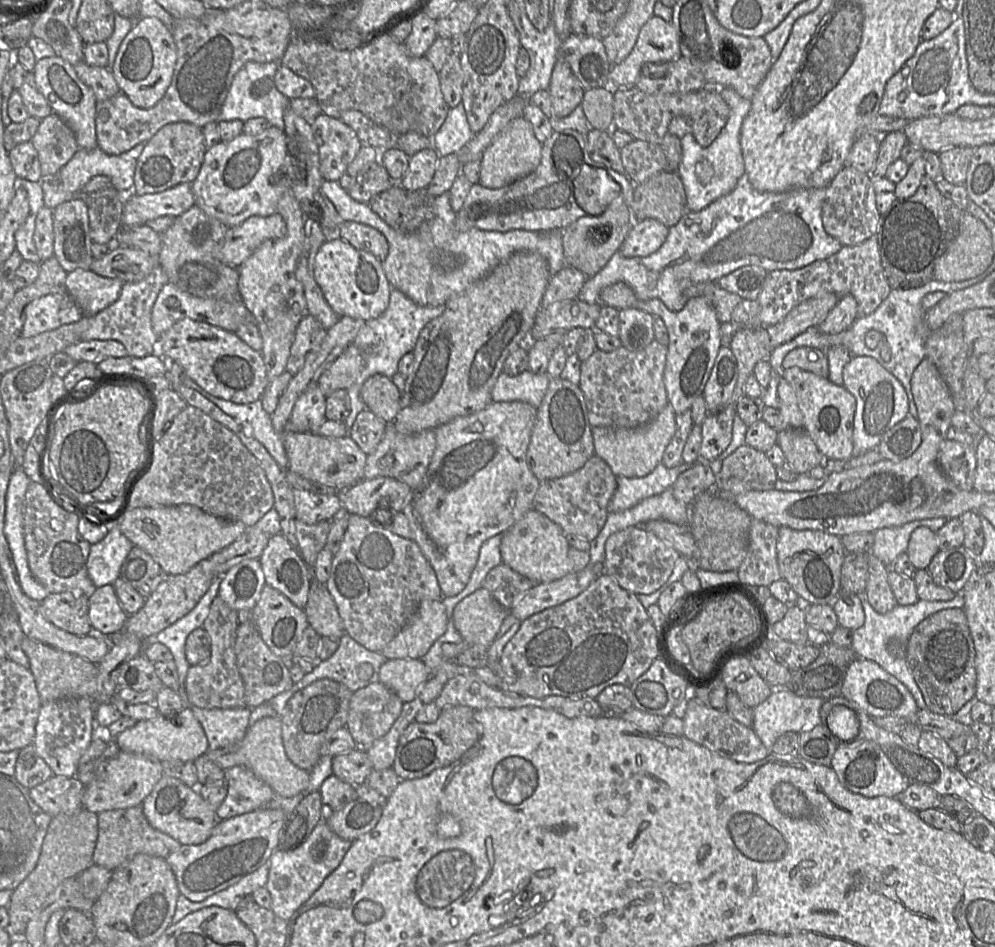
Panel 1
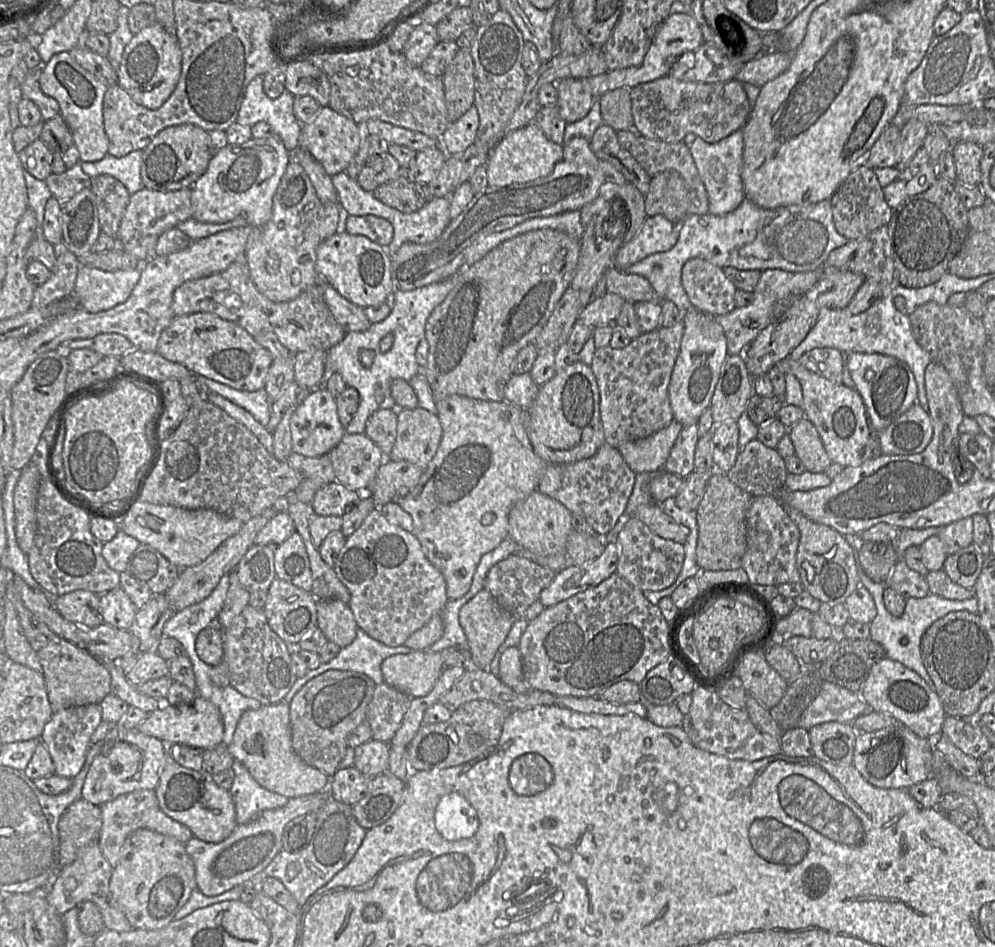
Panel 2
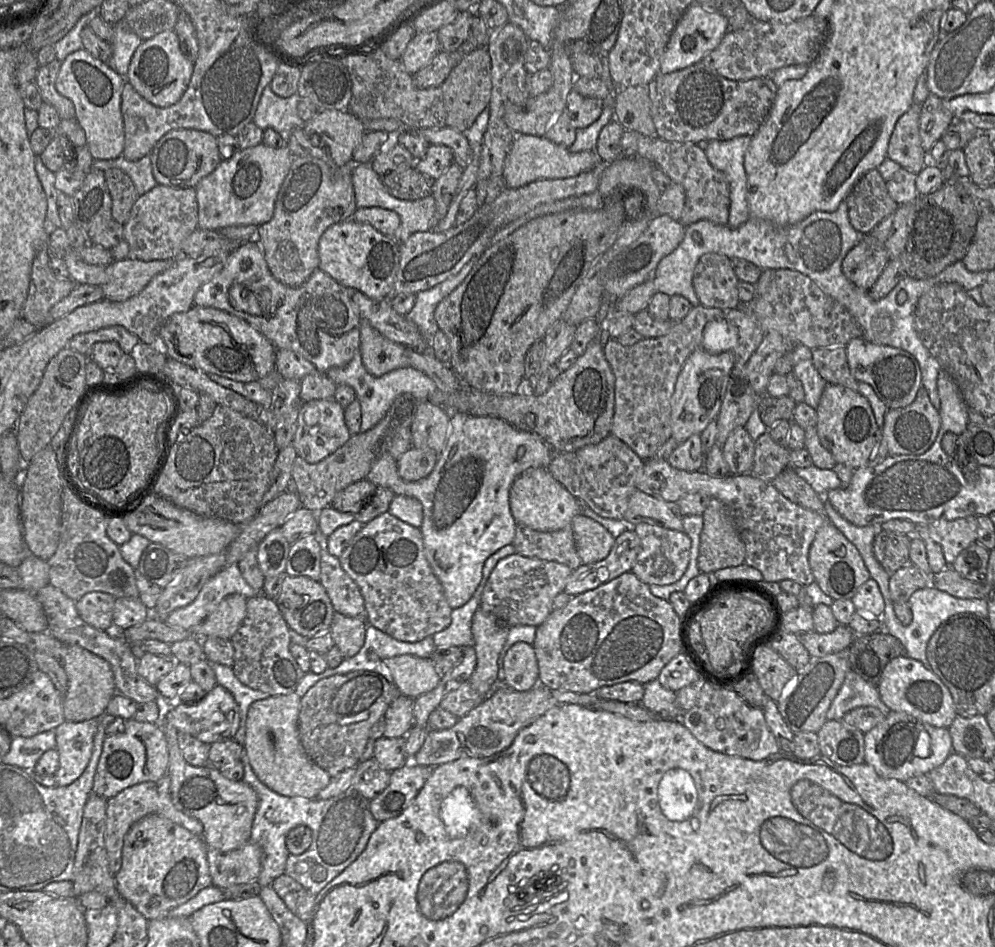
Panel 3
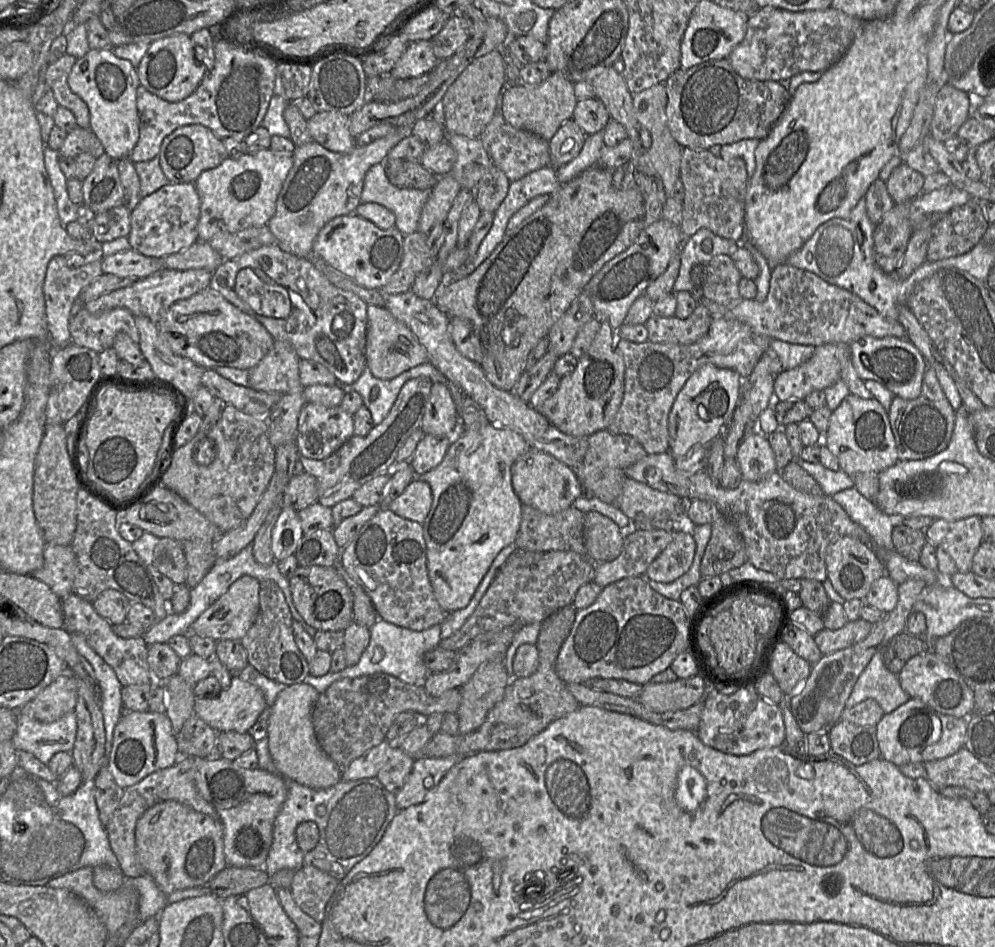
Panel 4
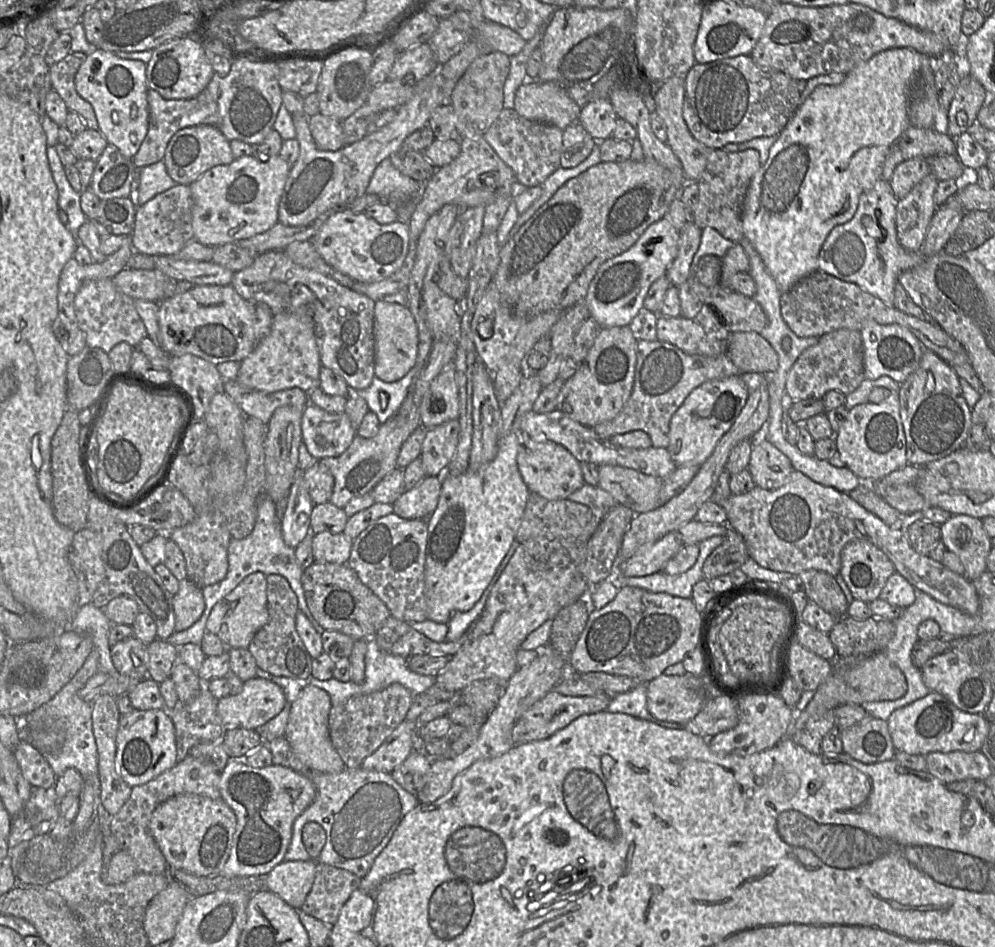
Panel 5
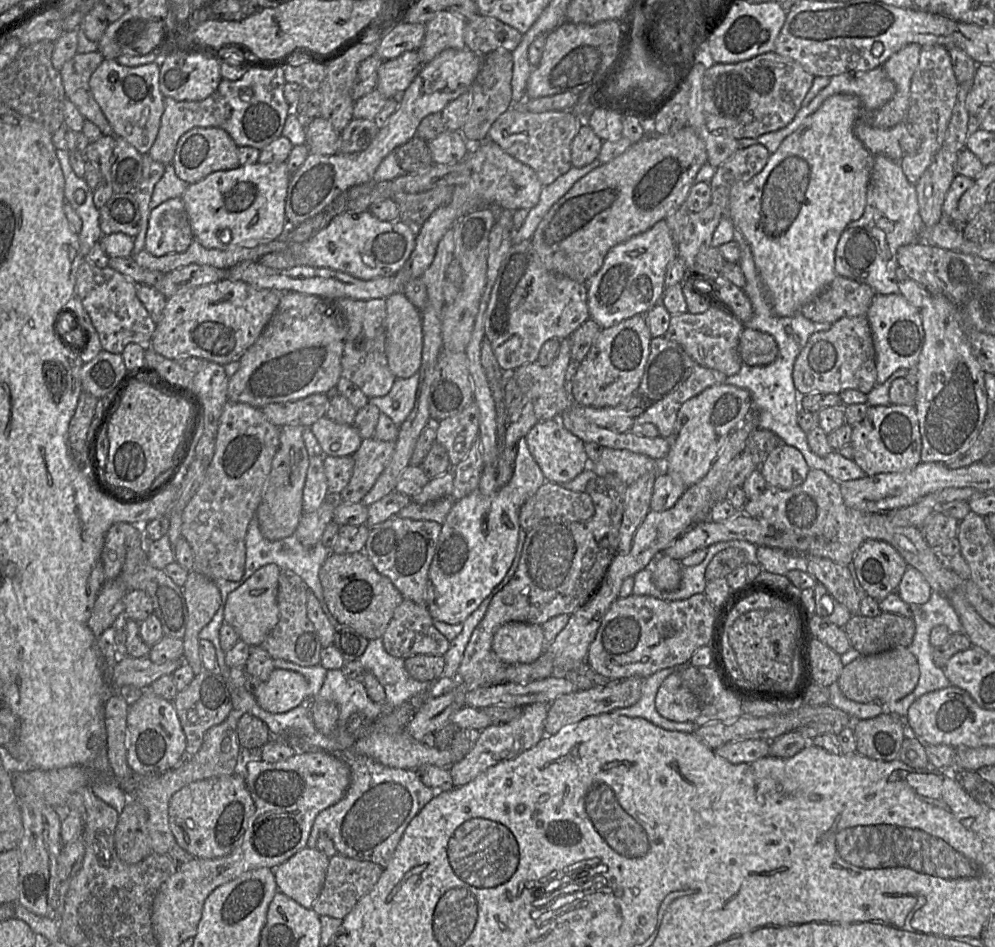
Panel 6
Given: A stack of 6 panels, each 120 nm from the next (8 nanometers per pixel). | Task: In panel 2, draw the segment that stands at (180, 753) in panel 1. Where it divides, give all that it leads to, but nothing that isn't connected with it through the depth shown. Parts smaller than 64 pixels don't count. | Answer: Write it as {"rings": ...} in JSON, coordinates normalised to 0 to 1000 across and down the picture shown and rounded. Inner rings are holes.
{"rings":[[[197,736],[186,744],[165,743],[150,754],[137,770],[144,775],[159,779],[167,787],[184,786],[206,792],[222,787],[225,767],[219,748],[210,739]]]}

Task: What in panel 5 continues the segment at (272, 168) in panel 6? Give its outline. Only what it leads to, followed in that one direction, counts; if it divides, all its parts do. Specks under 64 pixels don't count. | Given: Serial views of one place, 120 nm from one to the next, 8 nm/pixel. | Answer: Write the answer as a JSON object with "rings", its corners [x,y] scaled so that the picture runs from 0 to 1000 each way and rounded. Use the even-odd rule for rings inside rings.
{"rings":[[[250,164],[205,182],[191,196],[195,252],[217,261],[264,246],[279,235],[281,210],[292,174],[280,164],[263,171]]]}

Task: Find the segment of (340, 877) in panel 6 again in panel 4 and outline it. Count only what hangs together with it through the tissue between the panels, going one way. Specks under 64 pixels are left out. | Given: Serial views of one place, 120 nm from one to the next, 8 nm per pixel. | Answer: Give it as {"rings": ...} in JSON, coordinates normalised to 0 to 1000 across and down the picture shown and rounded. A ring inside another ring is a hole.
{"rings":[[[308,914],[296,920],[291,942],[298,957],[317,973],[324,975],[328,957],[341,929],[324,919]]]}

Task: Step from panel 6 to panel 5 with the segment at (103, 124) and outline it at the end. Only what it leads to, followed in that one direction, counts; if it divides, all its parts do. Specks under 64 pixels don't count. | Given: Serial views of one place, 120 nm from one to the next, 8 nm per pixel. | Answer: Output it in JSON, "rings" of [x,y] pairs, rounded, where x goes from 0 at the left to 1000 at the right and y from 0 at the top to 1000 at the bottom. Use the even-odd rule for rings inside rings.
{"rings":[[[70,55],[65,61],[56,68],[50,70],[50,82],[52,94],[55,95],[61,103],[64,106],[67,114],[70,117],[77,118],[83,125],[84,129],[87,132],[87,135],[98,137],[98,129],[94,118],[92,111],[81,102],[76,93],[75,93],[75,79],[81,70],[81,68],[85,64],[88,57],[84,55]]]}

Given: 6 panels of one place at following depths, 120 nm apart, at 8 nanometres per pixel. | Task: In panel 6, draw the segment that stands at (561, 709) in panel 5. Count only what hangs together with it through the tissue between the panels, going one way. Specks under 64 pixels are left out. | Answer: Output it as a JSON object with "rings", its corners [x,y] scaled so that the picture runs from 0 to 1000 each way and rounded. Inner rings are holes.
{"rings":[[[637,715],[623,719],[614,719],[608,724],[580,729],[562,735],[551,744],[550,757],[547,762],[548,776],[557,776],[563,770],[577,766],[587,758],[613,753],[618,749],[637,744],[644,736],[644,717],[646,716]]]}

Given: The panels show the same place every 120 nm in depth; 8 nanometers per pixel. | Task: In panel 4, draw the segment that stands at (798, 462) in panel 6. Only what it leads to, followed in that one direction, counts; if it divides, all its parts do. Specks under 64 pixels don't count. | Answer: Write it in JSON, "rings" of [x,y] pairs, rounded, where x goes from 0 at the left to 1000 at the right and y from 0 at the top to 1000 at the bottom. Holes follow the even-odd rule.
{"rings":[[[757,456],[743,471],[739,487],[747,507],[762,509],[780,498],[779,480],[770,461]]]}

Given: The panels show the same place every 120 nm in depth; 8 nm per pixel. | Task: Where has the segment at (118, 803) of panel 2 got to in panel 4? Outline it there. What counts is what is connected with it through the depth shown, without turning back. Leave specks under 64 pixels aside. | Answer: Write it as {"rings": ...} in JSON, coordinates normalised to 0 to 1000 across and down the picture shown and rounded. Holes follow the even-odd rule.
{"rings":[[[196,798],[182,799],[169,811],[159,813],[139,827],[125,833],[122,846],[116,855],[112,867],[107,872],[110,890],[115,900],[120,919],[126,927],[138,927],[145,925],[146,921],[141,913],[137,900],[136,874],[139,865],[153,851],[168,845],[175,845],[193,852],[205,861],[218,863],[215,852],[209,848],[199,836],[196,828],[197,811]]]}

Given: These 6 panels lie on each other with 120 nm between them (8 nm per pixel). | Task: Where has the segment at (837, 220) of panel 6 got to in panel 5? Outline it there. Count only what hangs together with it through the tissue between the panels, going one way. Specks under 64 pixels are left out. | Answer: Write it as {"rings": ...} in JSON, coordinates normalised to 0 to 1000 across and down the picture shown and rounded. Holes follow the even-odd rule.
{"rings":[[[895,51],[878,58],[853,77],[849,84],[842,90],[823,90],[801,114],[790,133],[782,141],[781,148],[775,154],[771,170],[758,184],[752,196],[746,224],[746,239],[748,249],[764,269],[772,287],[779,296],[785,309],[792,307],[808,293],[822,286],[822,269],[834,244],[845,237],[854,233],[862,219],[864,207],[877,199],[885,189],[888,171],[903,152],[907,143],[915,133],[913,122],[914,100],[917,89],[926,74],[928,62],[931,59],[915,51]]]}

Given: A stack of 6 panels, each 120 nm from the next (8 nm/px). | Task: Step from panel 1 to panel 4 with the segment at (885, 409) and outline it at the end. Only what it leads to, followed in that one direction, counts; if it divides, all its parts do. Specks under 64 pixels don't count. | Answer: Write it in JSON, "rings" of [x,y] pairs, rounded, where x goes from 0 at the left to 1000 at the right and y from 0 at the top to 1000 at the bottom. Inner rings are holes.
{"rings":[[[868,355],[856,361],[853,369],[856,385],[867,402],[880,402],[898,418],[911,422],[924,418],[932,383],[925,371],[912,357]]]}

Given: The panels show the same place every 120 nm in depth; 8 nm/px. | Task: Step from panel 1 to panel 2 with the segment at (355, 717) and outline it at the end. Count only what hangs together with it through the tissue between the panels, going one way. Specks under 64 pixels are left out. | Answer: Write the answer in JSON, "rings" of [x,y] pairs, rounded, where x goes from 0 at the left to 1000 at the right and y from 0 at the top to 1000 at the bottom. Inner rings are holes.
{"rings":[[[388,721],[378,723],[367,758],[373,769],[374,780],[389,785],[394,781],[413,738]]]}

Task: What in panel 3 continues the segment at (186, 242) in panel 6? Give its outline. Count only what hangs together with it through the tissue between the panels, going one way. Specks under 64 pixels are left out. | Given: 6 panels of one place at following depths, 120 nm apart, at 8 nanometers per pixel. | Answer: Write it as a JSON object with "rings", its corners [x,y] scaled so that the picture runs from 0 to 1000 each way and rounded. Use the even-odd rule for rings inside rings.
{"rings":[[[158,195],[139,207],[129,232],[124,253],[130,259],[130,271],[144,275],[176,273],[182,268],[184,254],[199,241],[199,215],[196,197],[176,199]]]}

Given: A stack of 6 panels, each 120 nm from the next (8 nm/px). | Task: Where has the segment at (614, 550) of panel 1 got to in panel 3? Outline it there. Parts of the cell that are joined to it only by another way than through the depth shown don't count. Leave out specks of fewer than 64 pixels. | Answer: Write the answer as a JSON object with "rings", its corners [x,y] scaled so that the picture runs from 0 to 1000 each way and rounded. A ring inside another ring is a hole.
{"rings":[[[649,552],[631,555],[643,569],[644,581],[641,584],[634,604],[653,618],[672,618],[680,615],[688,605],[693,587],[694,570],[688,562],[674,560]]]}

